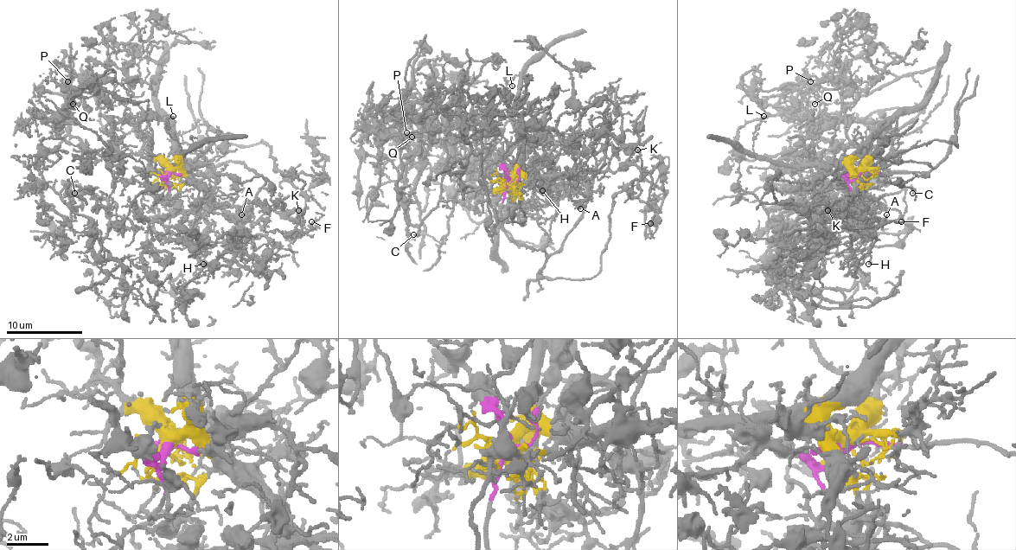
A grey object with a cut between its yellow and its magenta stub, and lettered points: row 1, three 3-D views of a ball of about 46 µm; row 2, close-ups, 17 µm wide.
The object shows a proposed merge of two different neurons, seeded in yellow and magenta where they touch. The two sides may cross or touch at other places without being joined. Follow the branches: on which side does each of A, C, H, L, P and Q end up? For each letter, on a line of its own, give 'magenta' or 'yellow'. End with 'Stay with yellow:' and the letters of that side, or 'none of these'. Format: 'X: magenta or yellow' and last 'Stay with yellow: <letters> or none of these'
A: yellow
C: magenta
H: yellow
L: yellow
P: magenta
Q: magenta
Stay with yellow: A, H, L

